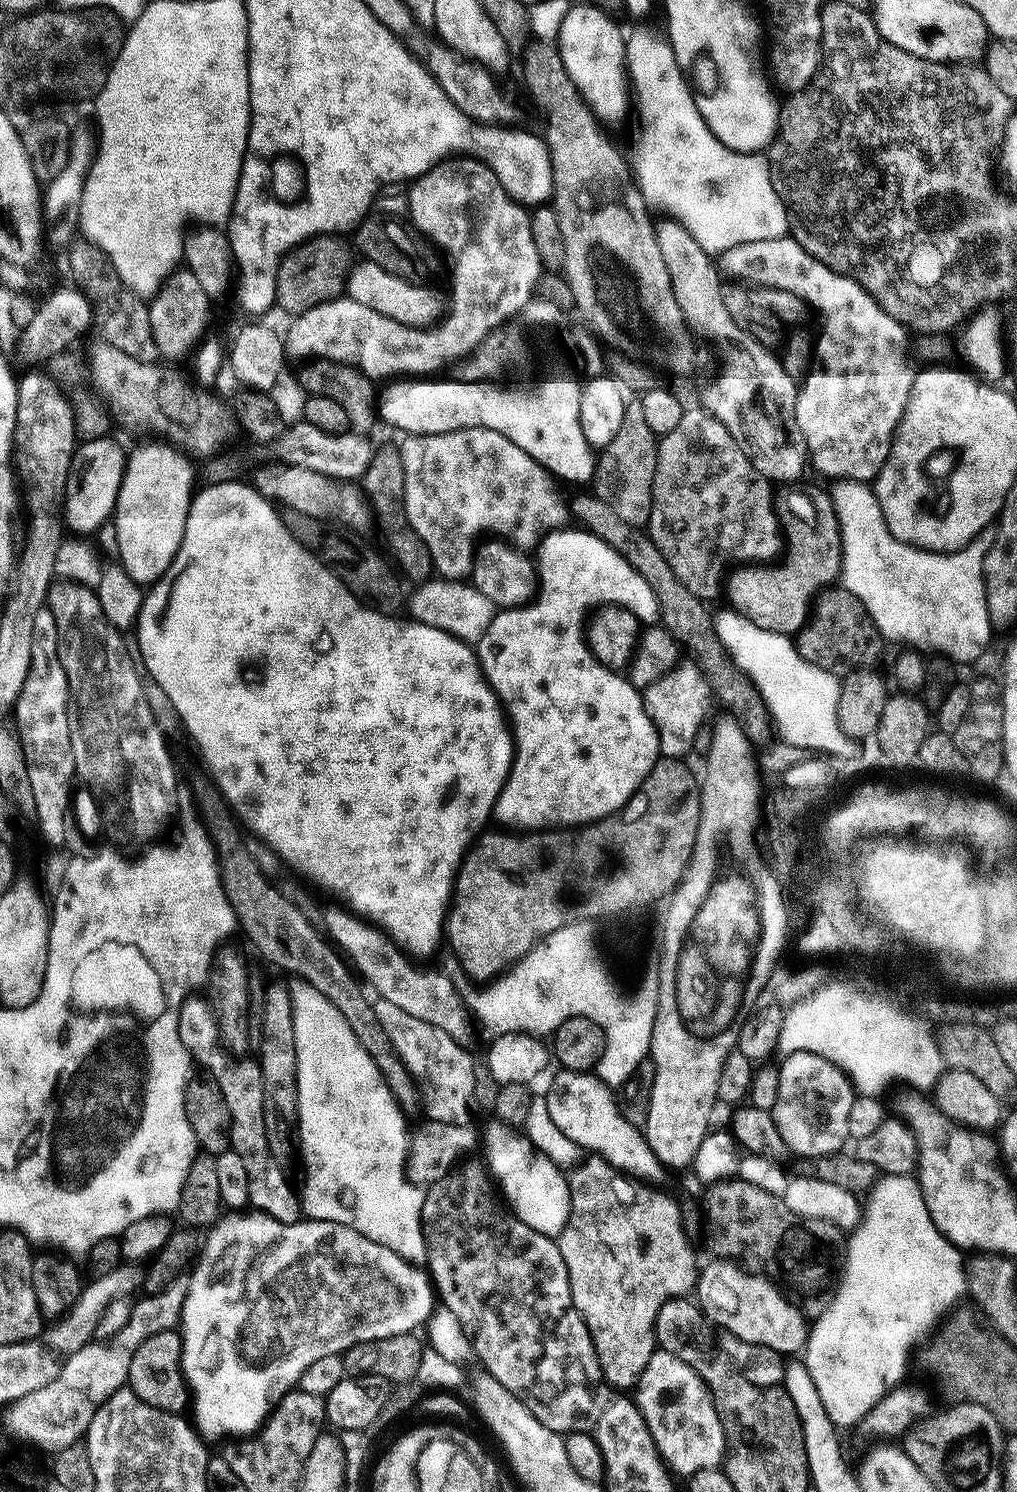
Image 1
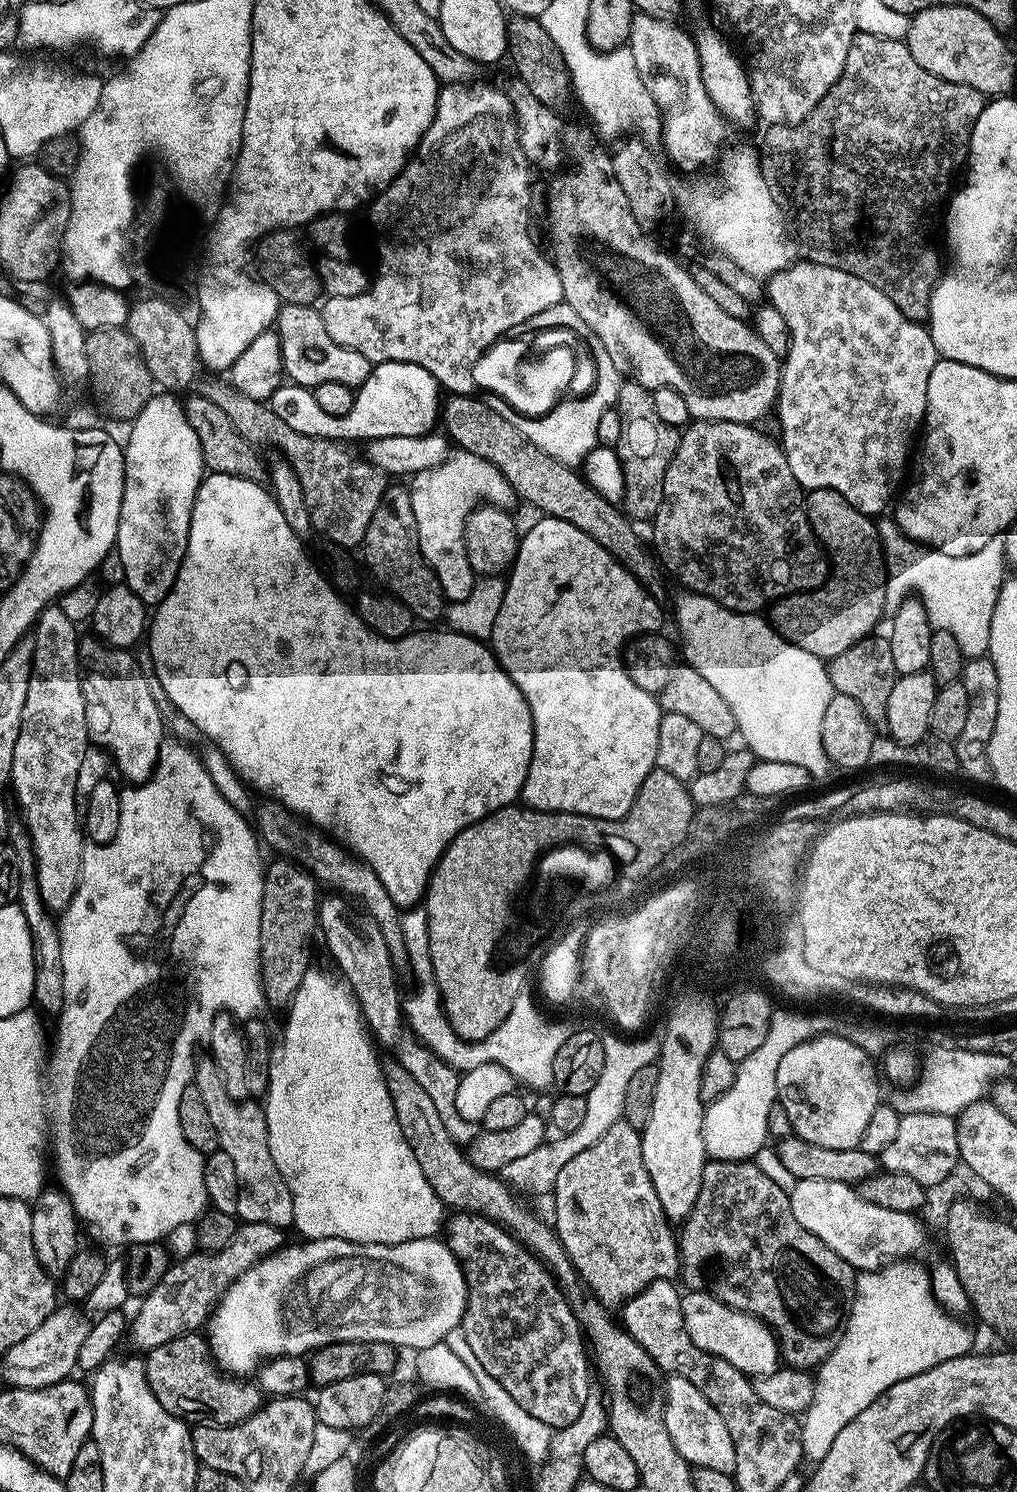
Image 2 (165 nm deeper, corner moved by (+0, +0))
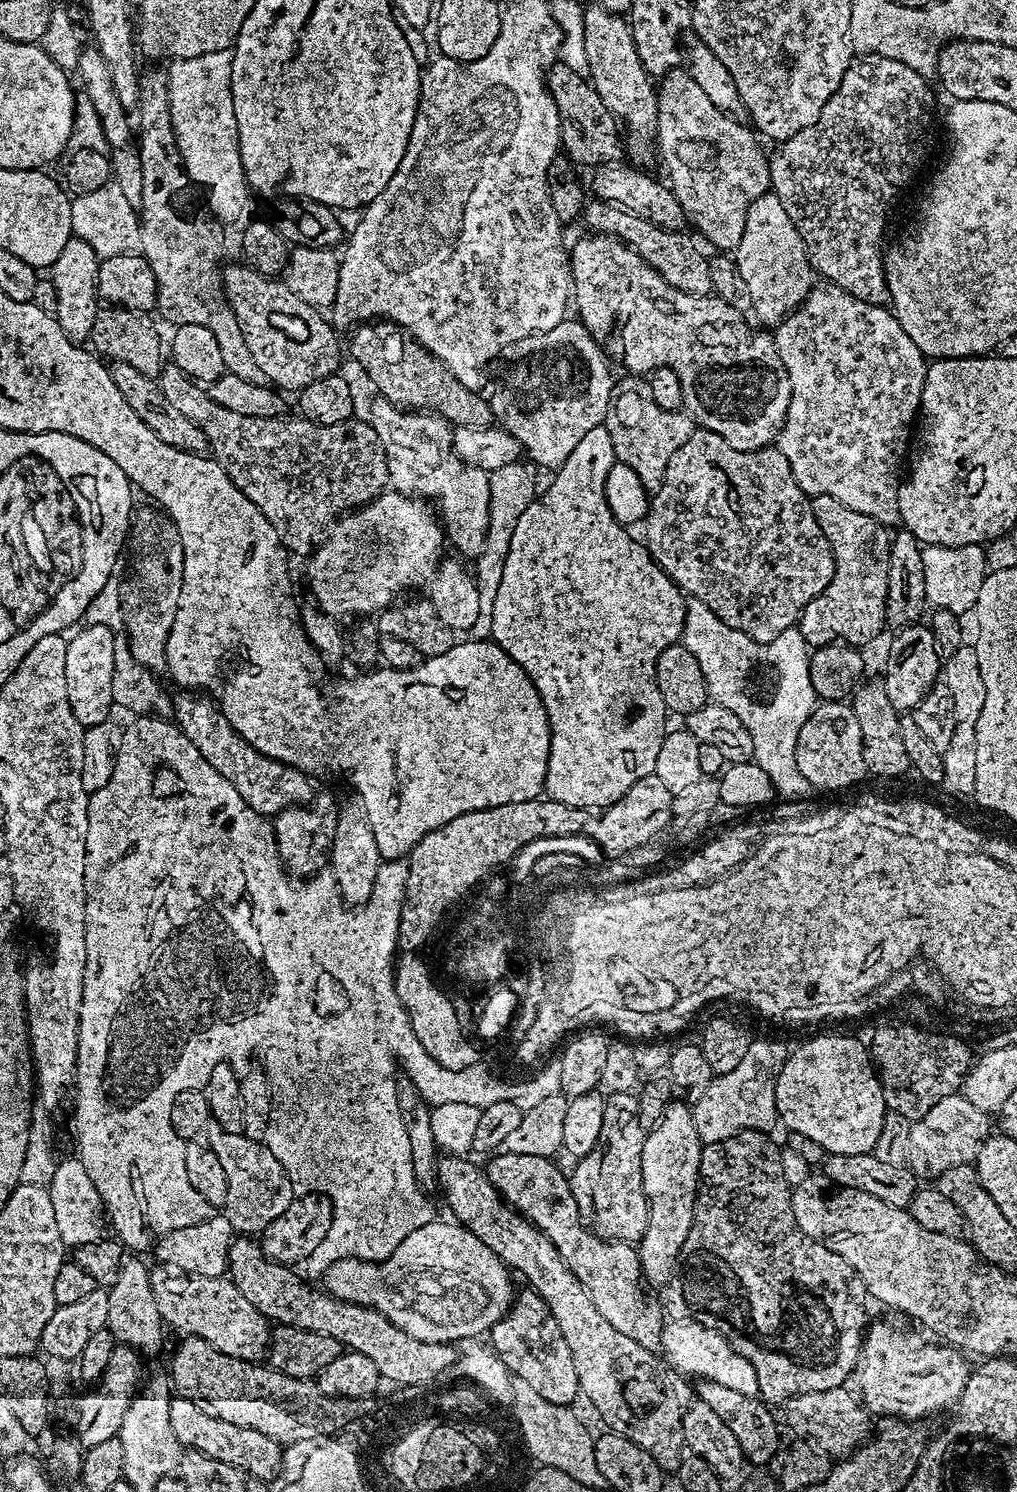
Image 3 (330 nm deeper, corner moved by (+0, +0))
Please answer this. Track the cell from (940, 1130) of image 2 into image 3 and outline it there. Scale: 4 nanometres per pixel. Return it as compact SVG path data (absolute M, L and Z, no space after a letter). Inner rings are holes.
M963 1094L947 1096L942 1098L942 1102L934 1102L934 1106L930 1110L926 1110L926 1114L922 1114L922 1118L912 1121L908 1167L912 1169L912 1173L917 1178L924 1179L925 1176L928 1179L925 1181L932 1182L942 1174L942 1170L950 1170L950 1166L972 1164L976 1159L978 1150L984 1145L985 1138L990 1135L988 1120L990 1120L989 1113L983 1112L978 1106L974 1106L974 1102L967 1100Z

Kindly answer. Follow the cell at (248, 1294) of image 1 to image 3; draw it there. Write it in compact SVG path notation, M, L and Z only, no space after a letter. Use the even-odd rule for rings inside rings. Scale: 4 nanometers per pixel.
M433 1218L426 1226L418 1226L406 1238L400 1240L397 1248L386 1260L369 1262L355 1258L336 1258L324 1276L323 1287L328 1295L347 1304L361 1304L380 1312L398 1330L406 1330L410 1338L435 1344L452 1344L464 1339L480 1338L491 1333L492 1327L512 1307L514 1291L508 1285L509 1269L469 1228L451 1219Z

